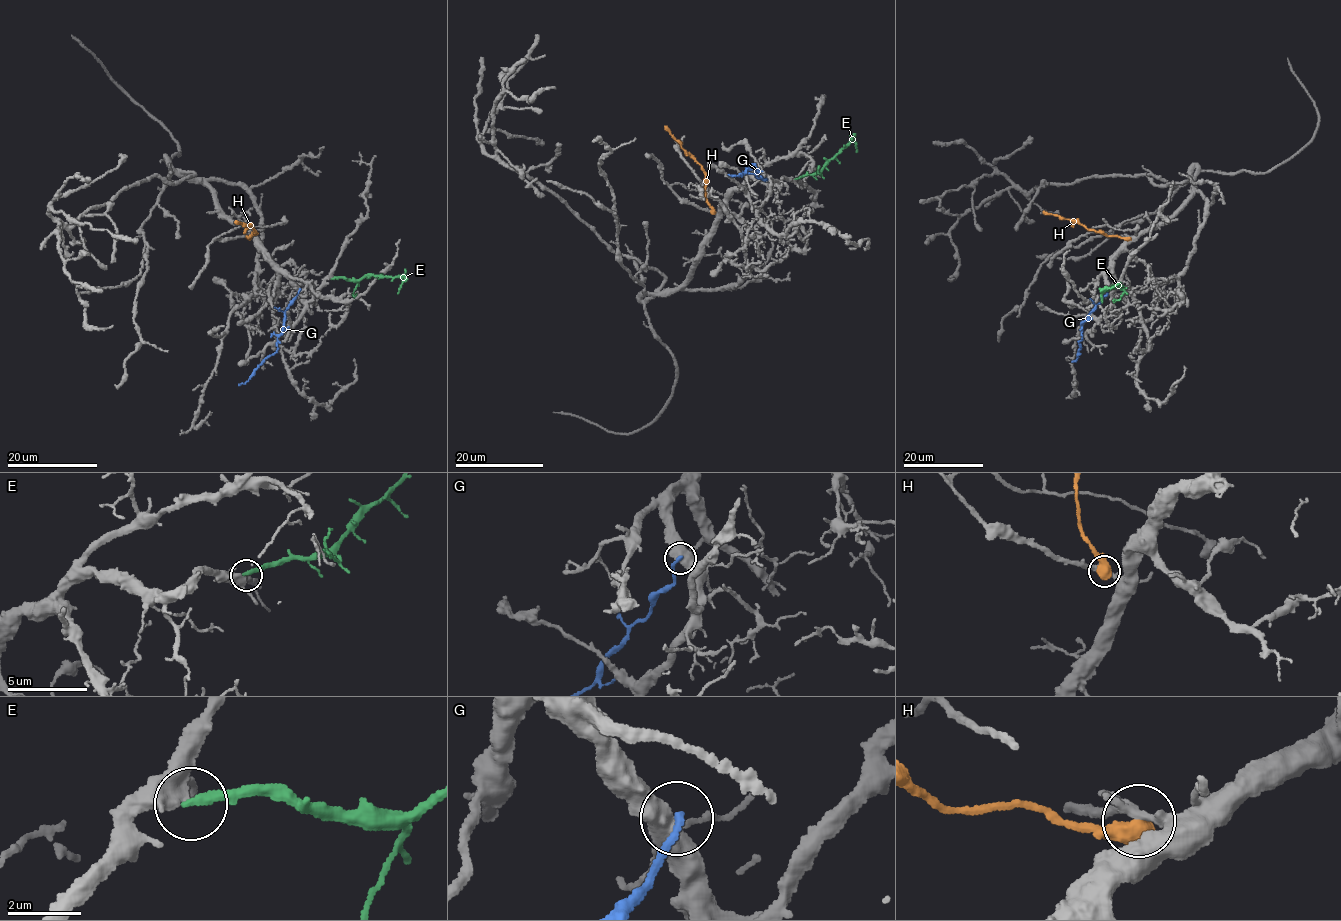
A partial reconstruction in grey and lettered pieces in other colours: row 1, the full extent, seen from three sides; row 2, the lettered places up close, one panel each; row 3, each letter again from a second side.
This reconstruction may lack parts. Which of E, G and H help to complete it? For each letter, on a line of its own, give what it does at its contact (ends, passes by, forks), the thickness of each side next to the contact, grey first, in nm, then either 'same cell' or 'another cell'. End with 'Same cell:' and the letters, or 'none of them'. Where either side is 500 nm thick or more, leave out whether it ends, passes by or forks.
E: it ends there; 360 nm thick on the grey side, 240 nm on the other; same cell
G: it ends there; 420 nm thick on the grey side, 200 nm on the other; another cell
H: 280 nm thick on the grey side, 700 nm on the other; another cell
Same cell: E

